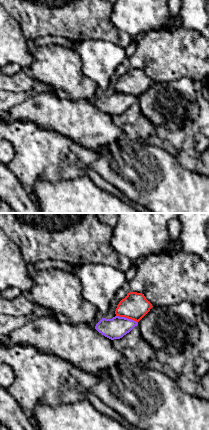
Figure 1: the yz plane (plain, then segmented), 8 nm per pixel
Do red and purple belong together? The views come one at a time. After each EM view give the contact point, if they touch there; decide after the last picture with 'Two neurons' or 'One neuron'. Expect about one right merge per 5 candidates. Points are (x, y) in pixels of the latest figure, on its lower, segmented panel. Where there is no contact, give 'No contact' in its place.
Touches red at (127, 317)

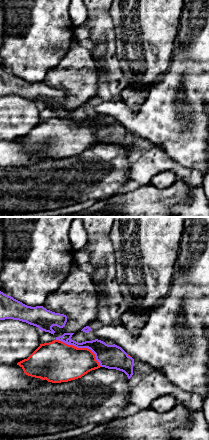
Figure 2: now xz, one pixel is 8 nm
Touches red at (81, 348)

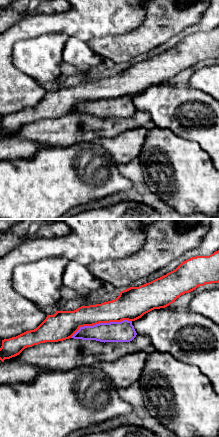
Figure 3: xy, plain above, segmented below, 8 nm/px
Touches red at (100, 322)

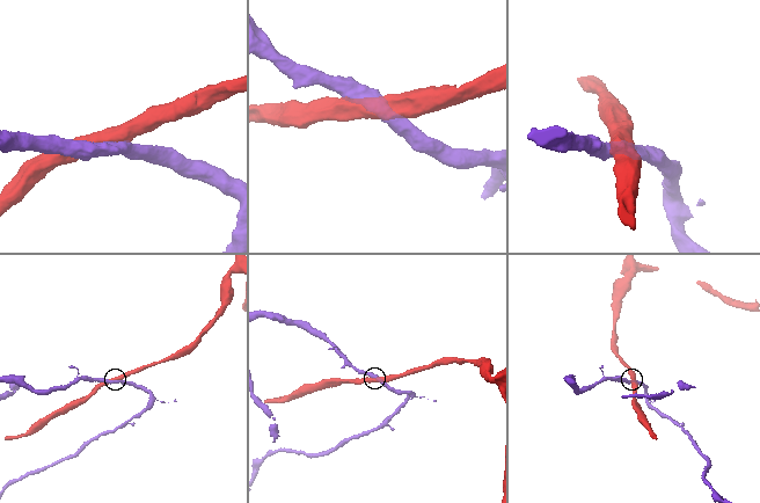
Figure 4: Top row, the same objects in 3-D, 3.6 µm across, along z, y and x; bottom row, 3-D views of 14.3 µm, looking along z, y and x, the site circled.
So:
Two neurons

